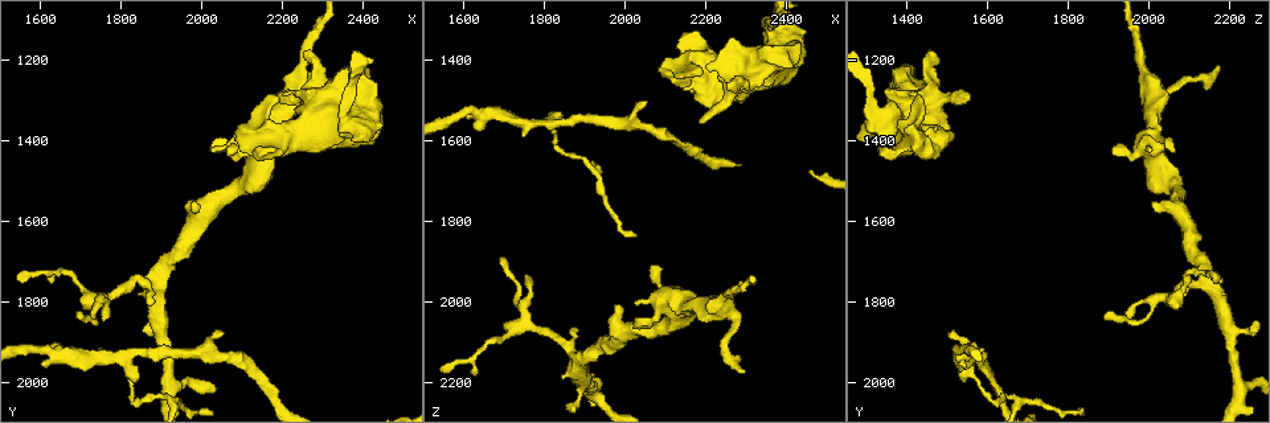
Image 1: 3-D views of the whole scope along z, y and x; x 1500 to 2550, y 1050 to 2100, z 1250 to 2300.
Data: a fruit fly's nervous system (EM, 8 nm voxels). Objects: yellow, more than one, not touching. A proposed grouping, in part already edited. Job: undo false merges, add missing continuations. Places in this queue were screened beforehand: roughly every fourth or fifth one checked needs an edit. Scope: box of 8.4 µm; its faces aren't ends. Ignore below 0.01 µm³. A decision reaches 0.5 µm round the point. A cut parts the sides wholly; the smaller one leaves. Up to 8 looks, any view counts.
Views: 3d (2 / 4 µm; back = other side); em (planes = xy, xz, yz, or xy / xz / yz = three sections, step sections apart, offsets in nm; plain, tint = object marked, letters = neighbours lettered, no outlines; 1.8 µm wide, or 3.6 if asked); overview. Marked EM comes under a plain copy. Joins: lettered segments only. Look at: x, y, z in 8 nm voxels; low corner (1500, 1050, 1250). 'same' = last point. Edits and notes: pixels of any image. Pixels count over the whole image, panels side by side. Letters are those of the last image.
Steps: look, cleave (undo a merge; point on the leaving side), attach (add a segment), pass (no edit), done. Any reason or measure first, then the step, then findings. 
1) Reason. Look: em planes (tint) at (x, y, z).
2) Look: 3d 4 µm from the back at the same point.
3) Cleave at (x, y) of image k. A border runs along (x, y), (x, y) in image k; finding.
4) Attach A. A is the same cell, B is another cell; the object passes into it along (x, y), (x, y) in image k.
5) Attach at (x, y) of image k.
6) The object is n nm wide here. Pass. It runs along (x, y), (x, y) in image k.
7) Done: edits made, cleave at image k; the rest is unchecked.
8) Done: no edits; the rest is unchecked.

Sharp bend. Look: 3d 4 µm from the back at (2150, 1405, 1415).

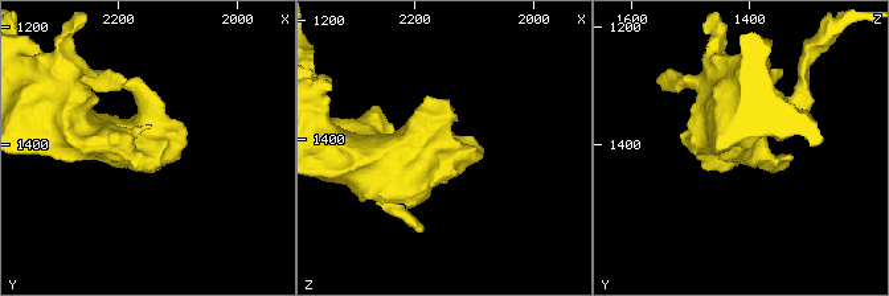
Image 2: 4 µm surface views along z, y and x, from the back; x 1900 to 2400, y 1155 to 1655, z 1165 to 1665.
Now the EM. Look: em 3.6 µm planes (tint) at (2150, 1405, 1425).

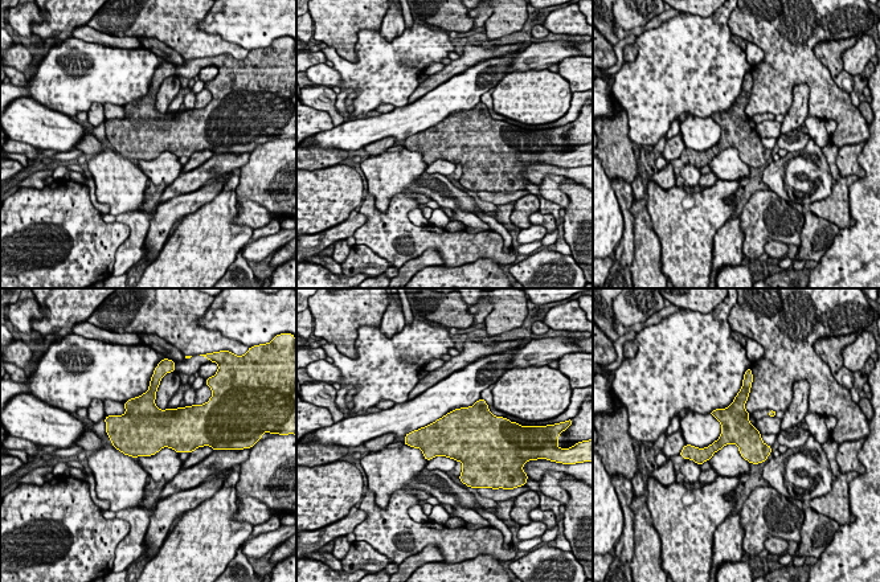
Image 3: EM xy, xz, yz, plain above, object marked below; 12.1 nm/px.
Look: em 3.6 µm planes (letters) at the same point.

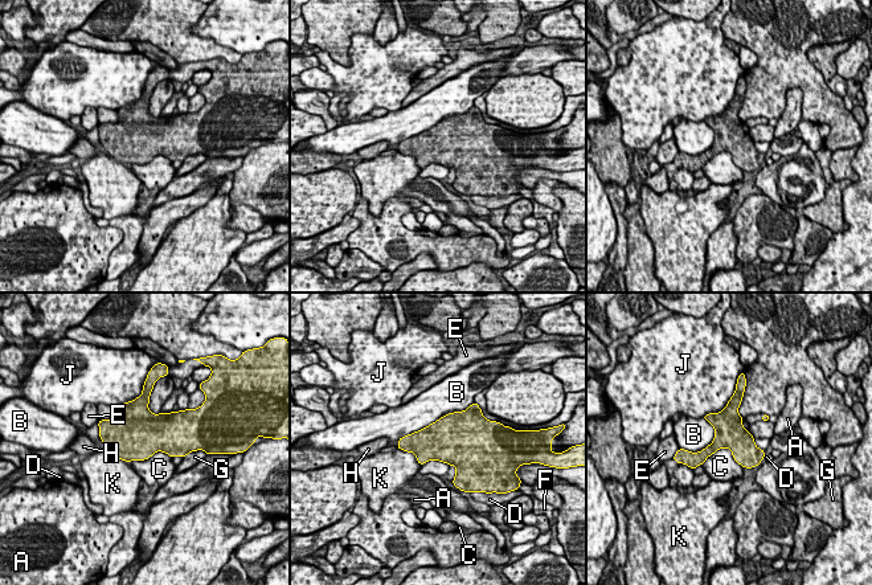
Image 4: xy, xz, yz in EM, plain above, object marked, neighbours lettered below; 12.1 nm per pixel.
The object is 360 nm wide here. Pass. A, B, C, D, E, F, G, H, J and K are other cells; a border runs along (700, 465), (727, 448), (742, 467) in image 4; one neuron here.

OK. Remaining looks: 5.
Free end. Look: 3d 4 µm at (2055, 1870, 1500).

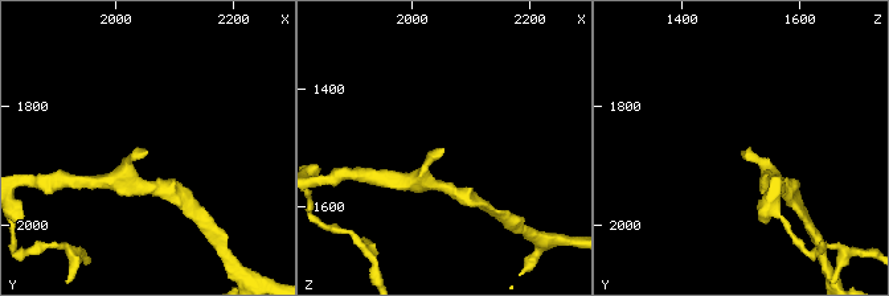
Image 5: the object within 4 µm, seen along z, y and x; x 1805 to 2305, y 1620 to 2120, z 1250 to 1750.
Shape alone is not enough. Look: em 3.6 µm planes (letters) at (2060, 1870, 1510).

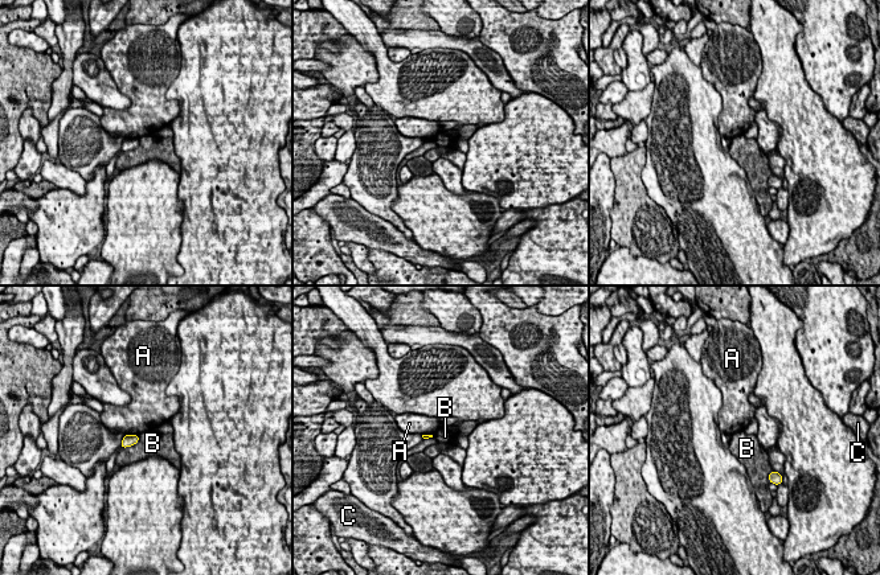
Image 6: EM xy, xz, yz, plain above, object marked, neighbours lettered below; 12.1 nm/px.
Pass. A, B and C are other cells; a border runs along (139, 435), (134, 444), (122, 448) in image 6; none of them fits.

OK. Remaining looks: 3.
Three-way junction. Look: em planes (letters) at (1800, 1940, 1555).

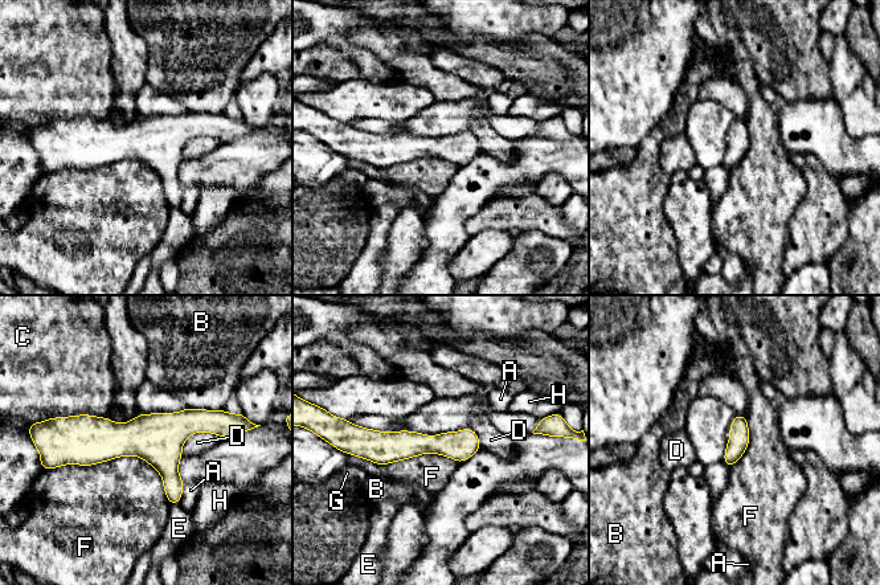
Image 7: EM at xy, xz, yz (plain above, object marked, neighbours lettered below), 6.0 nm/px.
The object is 130 nm wide here. Pass. A, B, C, D, E, F, G and H are other cells; a border runs along (86, 466), (138, 455), (170, 504) in image 7; one neuron here.

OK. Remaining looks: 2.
Done: no edits; the rest is unchecked.

